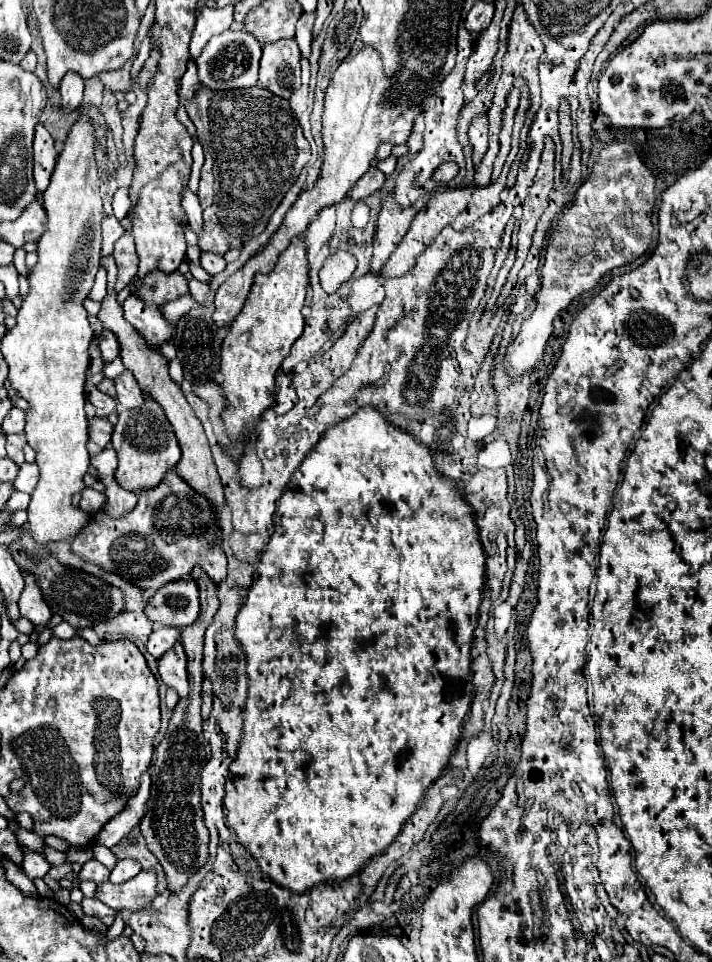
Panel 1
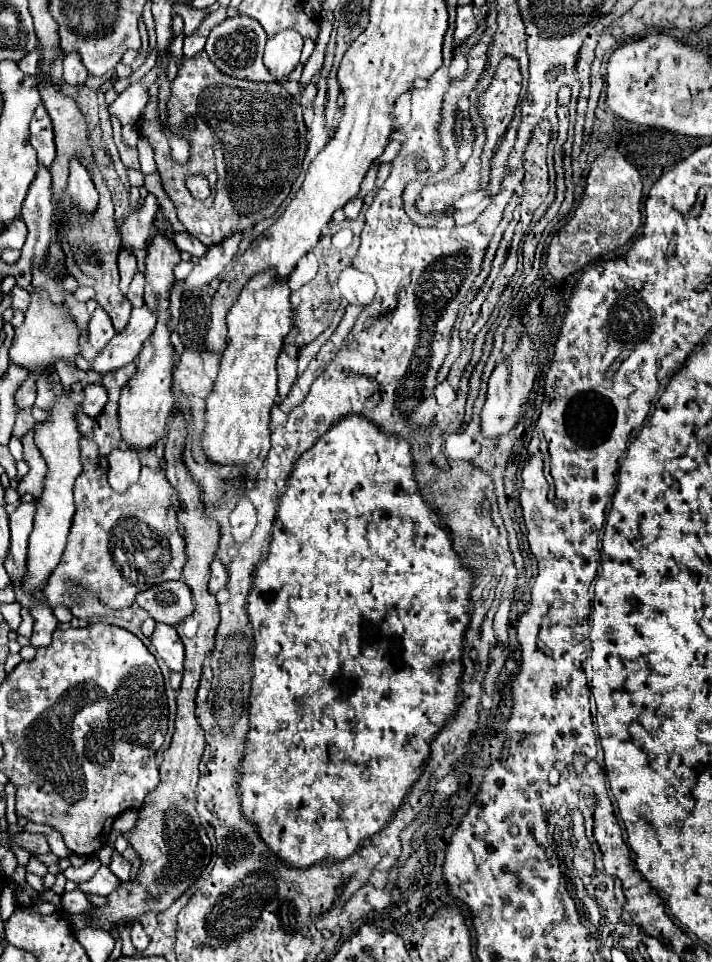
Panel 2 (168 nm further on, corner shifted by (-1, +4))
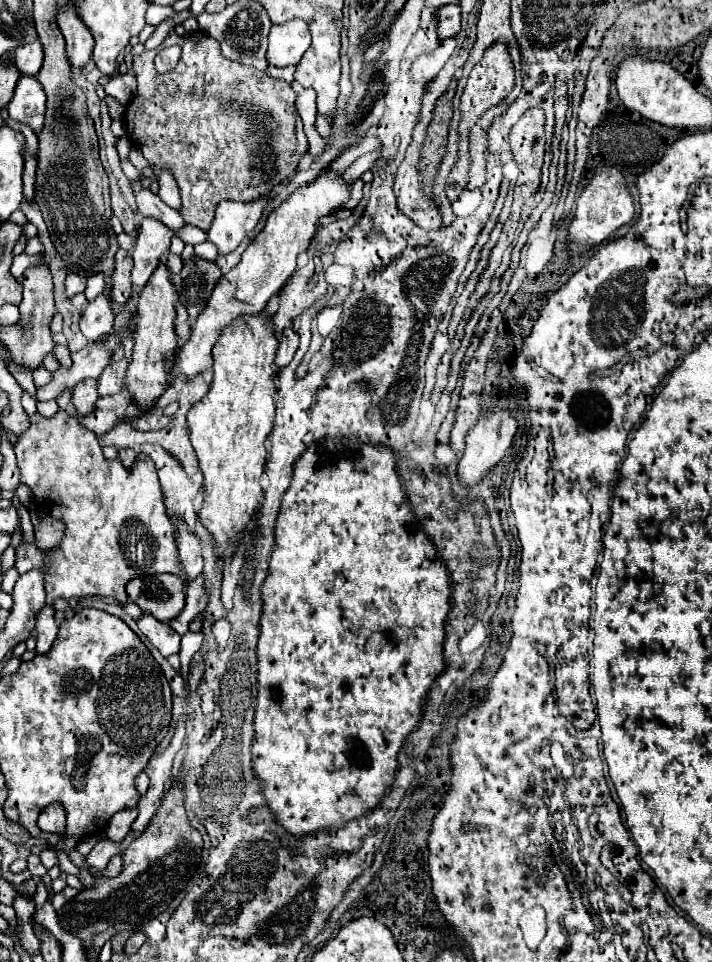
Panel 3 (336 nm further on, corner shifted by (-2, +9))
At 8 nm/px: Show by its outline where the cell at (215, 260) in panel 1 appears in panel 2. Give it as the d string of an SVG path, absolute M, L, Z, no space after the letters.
M173 233L173 243L179 247L179 251L187 251L193 257L203 257L207 251L207 247L191 233Z

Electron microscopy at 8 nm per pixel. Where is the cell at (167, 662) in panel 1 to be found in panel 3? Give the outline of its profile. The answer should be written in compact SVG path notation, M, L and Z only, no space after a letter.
M144 614L136 624L142 630L142 634L148 636L150 642L160 650L162 656L168 658L180 652L180 634L176 634L176 630L172 630L170 624L158 622L150 614Z

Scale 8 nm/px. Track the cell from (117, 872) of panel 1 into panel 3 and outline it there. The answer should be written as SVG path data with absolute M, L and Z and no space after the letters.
M116 854L116 856L112 856L110 858L110 862L108 862L108 870L104 872L104 874L100 874L100 872L96 872L100 878L114 878L114 876L118 876L122 872L122 856L120 854Z

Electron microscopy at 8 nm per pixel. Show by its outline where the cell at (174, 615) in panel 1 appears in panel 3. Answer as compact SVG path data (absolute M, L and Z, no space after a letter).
M152 574L144 578L134 578L128 586L128 596L142 612L152 614L160 622L170 622L176 618L186 600L184 580L176 574Z

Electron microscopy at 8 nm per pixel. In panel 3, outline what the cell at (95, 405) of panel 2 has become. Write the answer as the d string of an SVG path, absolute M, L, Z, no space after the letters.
M84 380L74 386L72 390L72 404L80 416L86 416L94 410L94 404L98 400L98 384L96 380Z

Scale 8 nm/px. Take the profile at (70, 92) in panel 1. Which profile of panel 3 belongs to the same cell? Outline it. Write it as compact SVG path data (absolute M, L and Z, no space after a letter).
M68 2L68 10L58 14L60 32L66 38L66 56L72 68L84 68L92 54L92 34L90 30L78 20L76 12L72 10L72 2Z

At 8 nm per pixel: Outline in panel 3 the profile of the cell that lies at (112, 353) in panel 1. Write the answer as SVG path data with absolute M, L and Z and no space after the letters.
M100 294L94 302L88 302L80 320L80 330L90 344L114 330L114 312L110 300L104 294Z

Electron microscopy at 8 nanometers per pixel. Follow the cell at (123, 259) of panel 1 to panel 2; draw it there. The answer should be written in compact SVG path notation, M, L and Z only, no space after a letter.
M121 251L119 253L119 273L121 273L121 291L127 293L127 287L133 279L133 275L137 273L137 261L135 255L131 251Z

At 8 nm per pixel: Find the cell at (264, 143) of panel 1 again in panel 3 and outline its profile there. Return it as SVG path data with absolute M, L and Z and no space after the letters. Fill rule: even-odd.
M200 30L186 34L184 38L176 36L176 32L170 32L162 46L158 46L156 50L144 50L134 58L134 70L138 90L124 112L126 132L130 140L138 144L136 148L150 164L170 168L174 172L182 196L180 214L190 226L208 232L214 218L214 208L222 200L254 202L258 198L274 194L278 184L294 174L300 156L308 150L308 140L302 130L302 118L296 110L296 92L292 90L292 86L284 80L256 74L256 70L252 70L250 66L240 66L232 60L226 60L220 54L220 44L214 38L208 38L208 34L200 34ZM174 44L182 46L178 66L166 74L156 72L154 56L162 48Z

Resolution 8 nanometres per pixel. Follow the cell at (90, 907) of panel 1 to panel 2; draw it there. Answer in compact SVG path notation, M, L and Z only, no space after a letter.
M75 889L71 893L63 893L61 895L61 905L67 913L79 913L79 911L89 911L91 909L91 903L87 901L85 893Z

